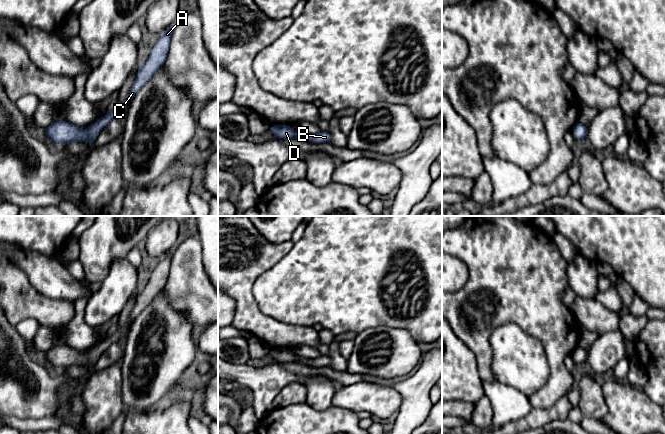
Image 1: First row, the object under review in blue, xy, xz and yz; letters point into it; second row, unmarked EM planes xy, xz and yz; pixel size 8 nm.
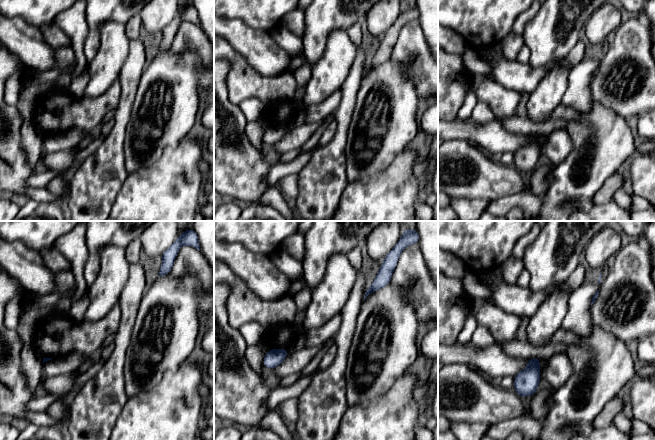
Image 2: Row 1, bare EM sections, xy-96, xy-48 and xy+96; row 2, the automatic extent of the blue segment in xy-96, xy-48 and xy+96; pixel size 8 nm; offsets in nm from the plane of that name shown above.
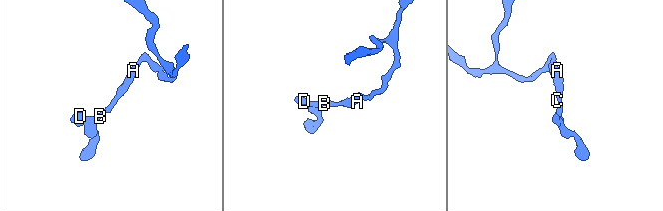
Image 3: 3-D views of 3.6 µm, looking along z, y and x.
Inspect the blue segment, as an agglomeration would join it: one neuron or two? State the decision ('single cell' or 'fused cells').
single cell

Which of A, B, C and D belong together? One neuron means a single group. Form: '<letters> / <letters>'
A B C D

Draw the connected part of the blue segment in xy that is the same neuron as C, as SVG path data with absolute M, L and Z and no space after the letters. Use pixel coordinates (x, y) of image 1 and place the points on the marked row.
M173 25L161 34L161 37L152 47L147 61L140 66L136 74L135 82L130 90L131 101L141 87L146 84L164 64L168 55L172 32Z

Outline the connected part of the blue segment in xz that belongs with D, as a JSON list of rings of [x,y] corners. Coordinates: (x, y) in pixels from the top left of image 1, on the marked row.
[[[273,124],[270,126],[269,130],[272,132],[276,139],[299,139],[315,144],[329,143],[331,140],[331,134],[328,131],[321,131],[312,135],[309,139],[302,139],[301,136],[289,125]]]

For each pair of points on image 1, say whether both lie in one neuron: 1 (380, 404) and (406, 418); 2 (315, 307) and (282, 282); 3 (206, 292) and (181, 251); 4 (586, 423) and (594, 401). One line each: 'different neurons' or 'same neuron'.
1: different neurons
2: same neuron
3: same neuron
4: different neurons

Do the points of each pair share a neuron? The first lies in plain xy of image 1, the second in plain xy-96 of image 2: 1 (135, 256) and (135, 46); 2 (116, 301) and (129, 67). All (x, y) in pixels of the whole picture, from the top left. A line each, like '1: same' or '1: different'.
1: different
2: different

